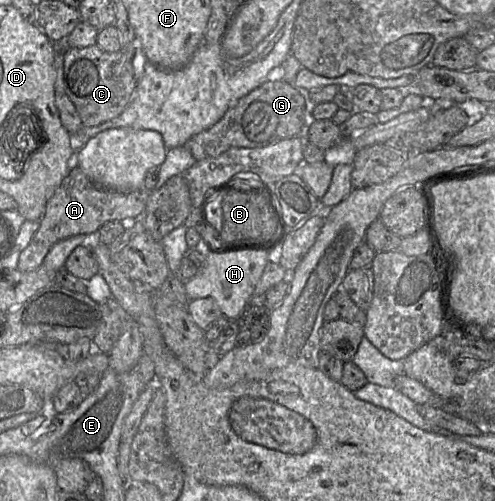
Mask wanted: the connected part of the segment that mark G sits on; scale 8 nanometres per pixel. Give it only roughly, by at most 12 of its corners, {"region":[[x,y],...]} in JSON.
{"region":[[267,81],[183,146],[199,161],[303,136],[308,92]]}

